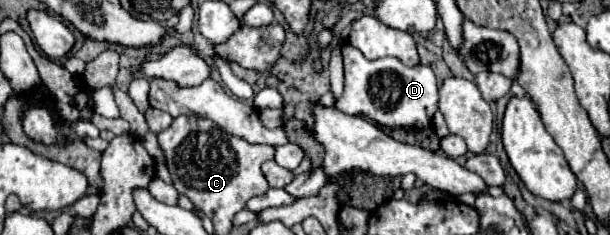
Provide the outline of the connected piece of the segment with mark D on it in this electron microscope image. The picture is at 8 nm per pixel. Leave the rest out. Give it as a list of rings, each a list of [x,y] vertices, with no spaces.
[[[346,39],[340,41],[344,61],[344,95],[336,101],[336,107],[346,115],[362,115],[374,119],[382,127],[426,127],[432,115],[438,111],[438,89],[430,67],[416,65],[406,67],[400,59],[366,59],[356,47],[350,47]]]

